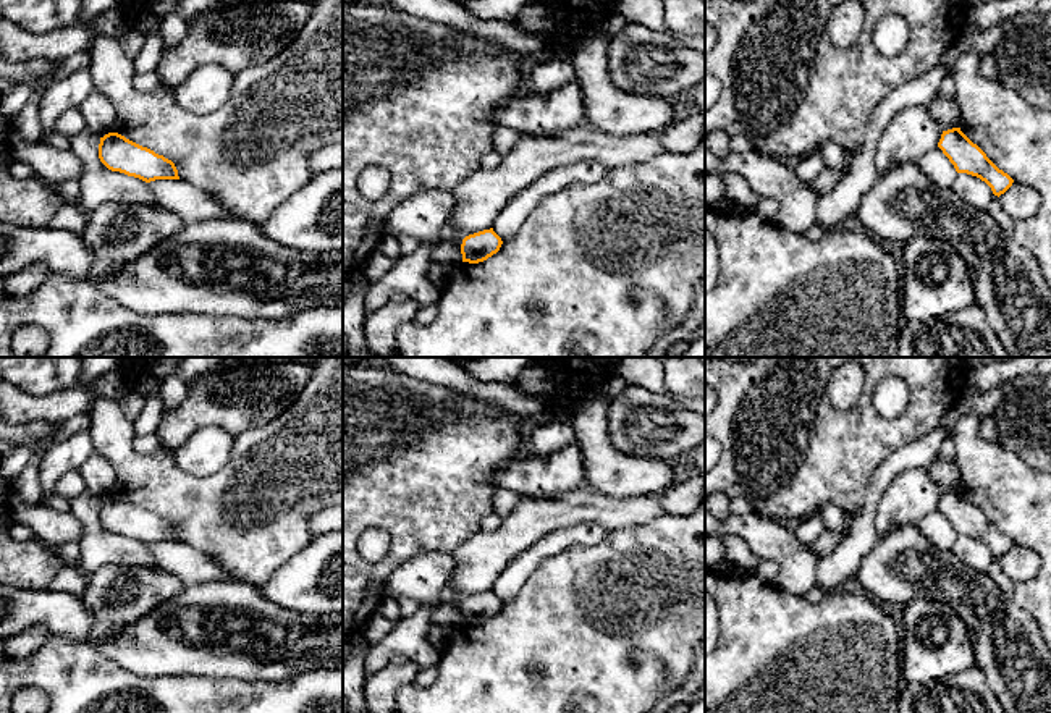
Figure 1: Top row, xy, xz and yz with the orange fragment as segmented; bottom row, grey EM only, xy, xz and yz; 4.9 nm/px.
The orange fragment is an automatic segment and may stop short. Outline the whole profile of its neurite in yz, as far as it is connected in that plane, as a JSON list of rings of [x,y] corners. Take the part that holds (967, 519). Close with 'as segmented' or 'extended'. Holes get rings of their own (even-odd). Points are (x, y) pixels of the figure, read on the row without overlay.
[[[960,490],[943,493],[938,509],[949,521],[957,535],[980,540],[998,559],[1014,545],[1014,542],[999,532],[986,516],[960,493]]] | as segmented

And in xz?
[[[483,592],[474,597],[469,597],[462,601],[461,616],[462,624],[479,626],[496,616],[501,610],[501,600],[490,592]]] | as segmented

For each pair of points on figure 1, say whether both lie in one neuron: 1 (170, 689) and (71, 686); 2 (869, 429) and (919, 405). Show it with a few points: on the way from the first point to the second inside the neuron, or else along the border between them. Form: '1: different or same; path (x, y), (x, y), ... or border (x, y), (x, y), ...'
1: same; path (146, 686), (130, 683), (125, 686), (96, 686)
2: same; path (882, 429), (896, 429), (907, 417)

